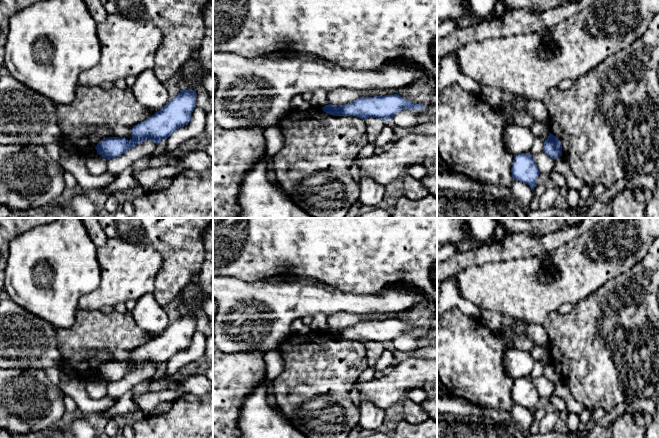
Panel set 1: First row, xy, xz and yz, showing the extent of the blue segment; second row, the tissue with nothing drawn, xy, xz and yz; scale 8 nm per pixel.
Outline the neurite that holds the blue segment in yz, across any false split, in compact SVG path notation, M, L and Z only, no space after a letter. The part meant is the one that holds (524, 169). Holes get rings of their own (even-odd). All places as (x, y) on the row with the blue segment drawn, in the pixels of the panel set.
M521 153L514 156L512 163L512 178L513 180L523 182L534 189L536 180L540 174L538 167L531 153Z

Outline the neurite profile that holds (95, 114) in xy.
M79 85L73 102L58 104L56 110L64 150L85 154L97 153L97 144L105 138L119 137L132 140L132 128L150 117L149 109L136 100L130 88L122 90L117 87L104 90L99 86Z

